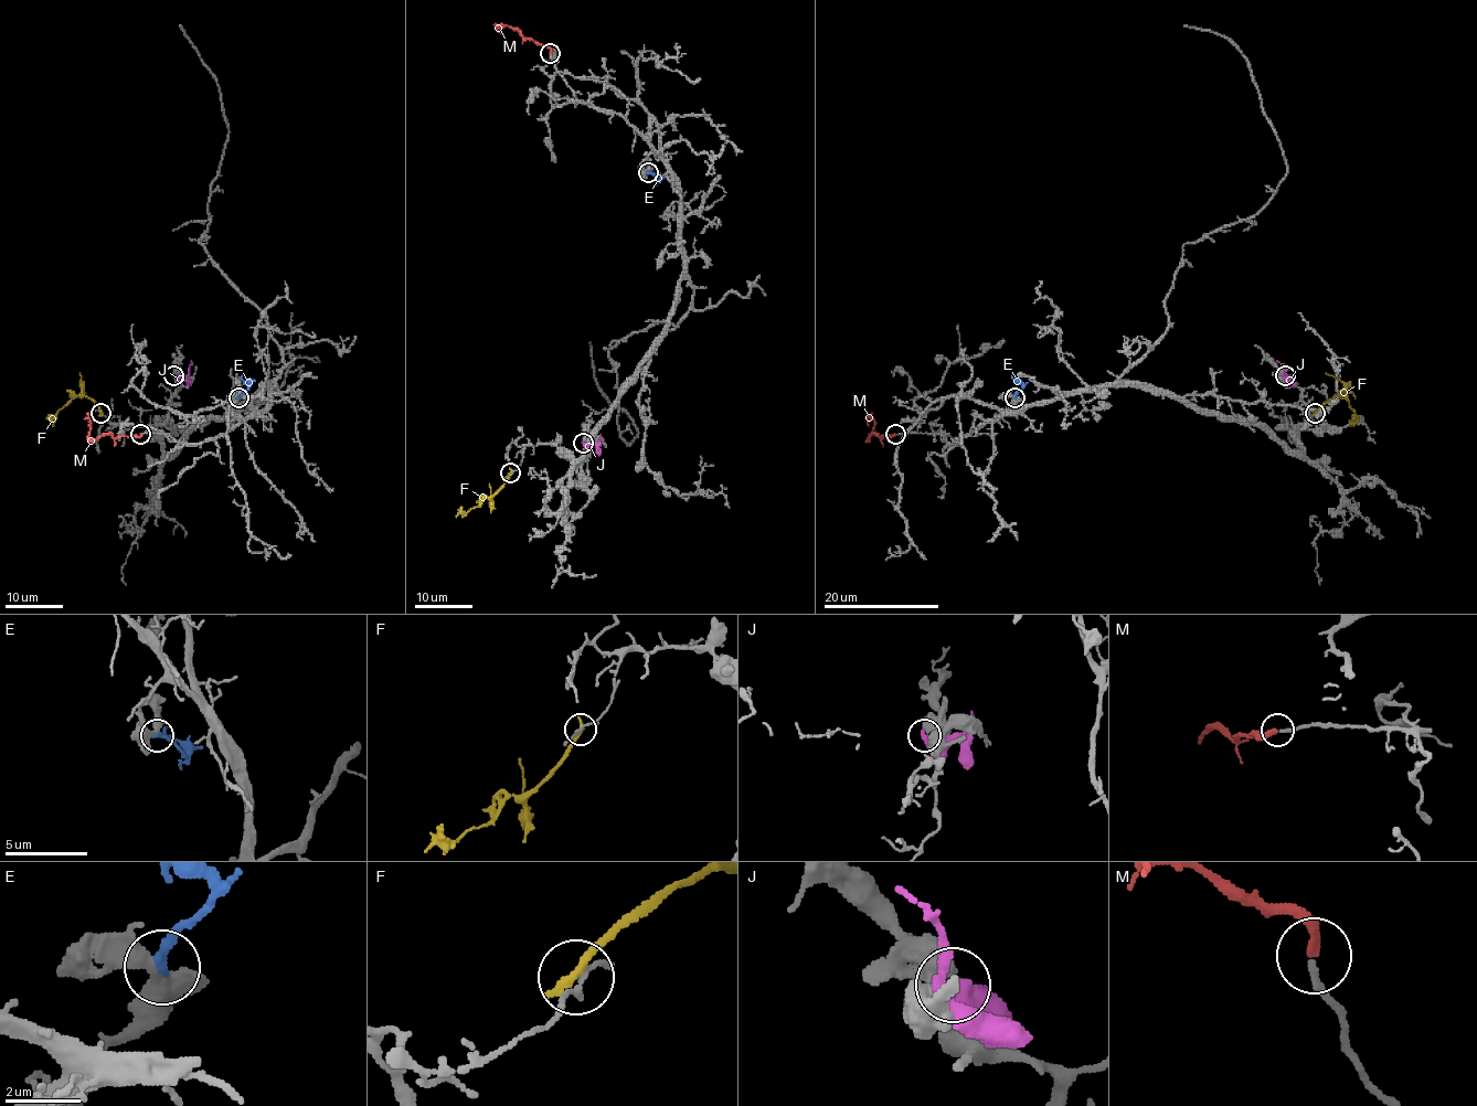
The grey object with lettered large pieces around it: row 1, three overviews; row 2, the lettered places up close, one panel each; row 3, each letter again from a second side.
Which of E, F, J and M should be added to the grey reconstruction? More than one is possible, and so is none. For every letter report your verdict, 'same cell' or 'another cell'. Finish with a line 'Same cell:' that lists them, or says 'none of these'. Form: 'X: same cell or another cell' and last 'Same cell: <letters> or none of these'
E: another cell
F: another cell
J: another cell
M: same cell
Same cell: M

